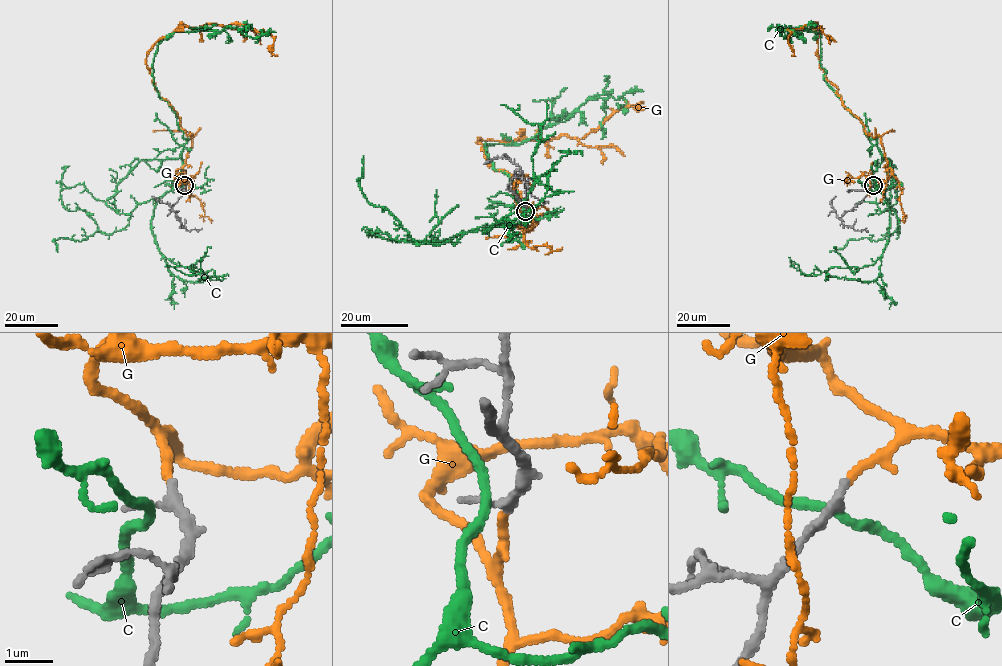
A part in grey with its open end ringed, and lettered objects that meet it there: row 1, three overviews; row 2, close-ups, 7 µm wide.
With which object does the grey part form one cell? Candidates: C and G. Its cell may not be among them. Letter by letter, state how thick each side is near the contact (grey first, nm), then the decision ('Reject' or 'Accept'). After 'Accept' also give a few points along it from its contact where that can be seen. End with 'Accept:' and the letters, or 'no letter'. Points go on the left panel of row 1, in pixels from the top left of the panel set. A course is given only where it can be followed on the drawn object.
C: Thickness 220 nm (grey) against 180 nm. Reject
G: Thickness 220 nm (grey) against 170 nm. Accept. Its course: (183, 185), (182, 167), (193, 136), (159, 96), (147, 51), (179, 26), (239, 23), (268, 33), (277, 56)
Accept: G

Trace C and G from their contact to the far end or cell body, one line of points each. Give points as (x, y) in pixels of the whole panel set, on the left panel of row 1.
C: (182, 186), (173, 189), (187, 139), (153, 85), (157, 45), (227, 26), (263, 32), (255, 42)
G: (183, 185), (182, 167), (193, 136), (159, 96), (147, 51), (179, 26), (239, 23), (268, 33), (277, 56)

